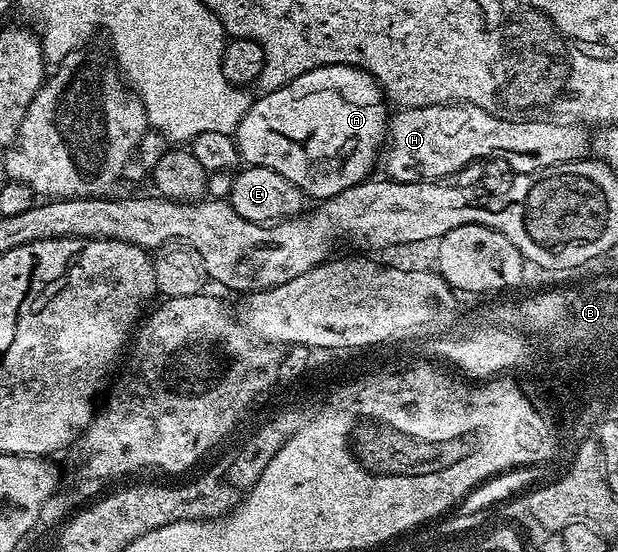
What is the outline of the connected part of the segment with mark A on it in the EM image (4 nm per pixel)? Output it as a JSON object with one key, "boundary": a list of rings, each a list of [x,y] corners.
{"boundary":[[[345,63],[313,67],[280,89],[259,96],[251,102],[233,134],[238,145],[238,158],[243,164],[280,173],[280,177],[292,181],[303,196],[310,198],[311,195],[314,201],[331,199],[336,193],[344,193],[344,189],[371,178],[373,171],[370,170],[379,162],[388,134],[388,100],[378,80],[369,71],[347,67]]]}

